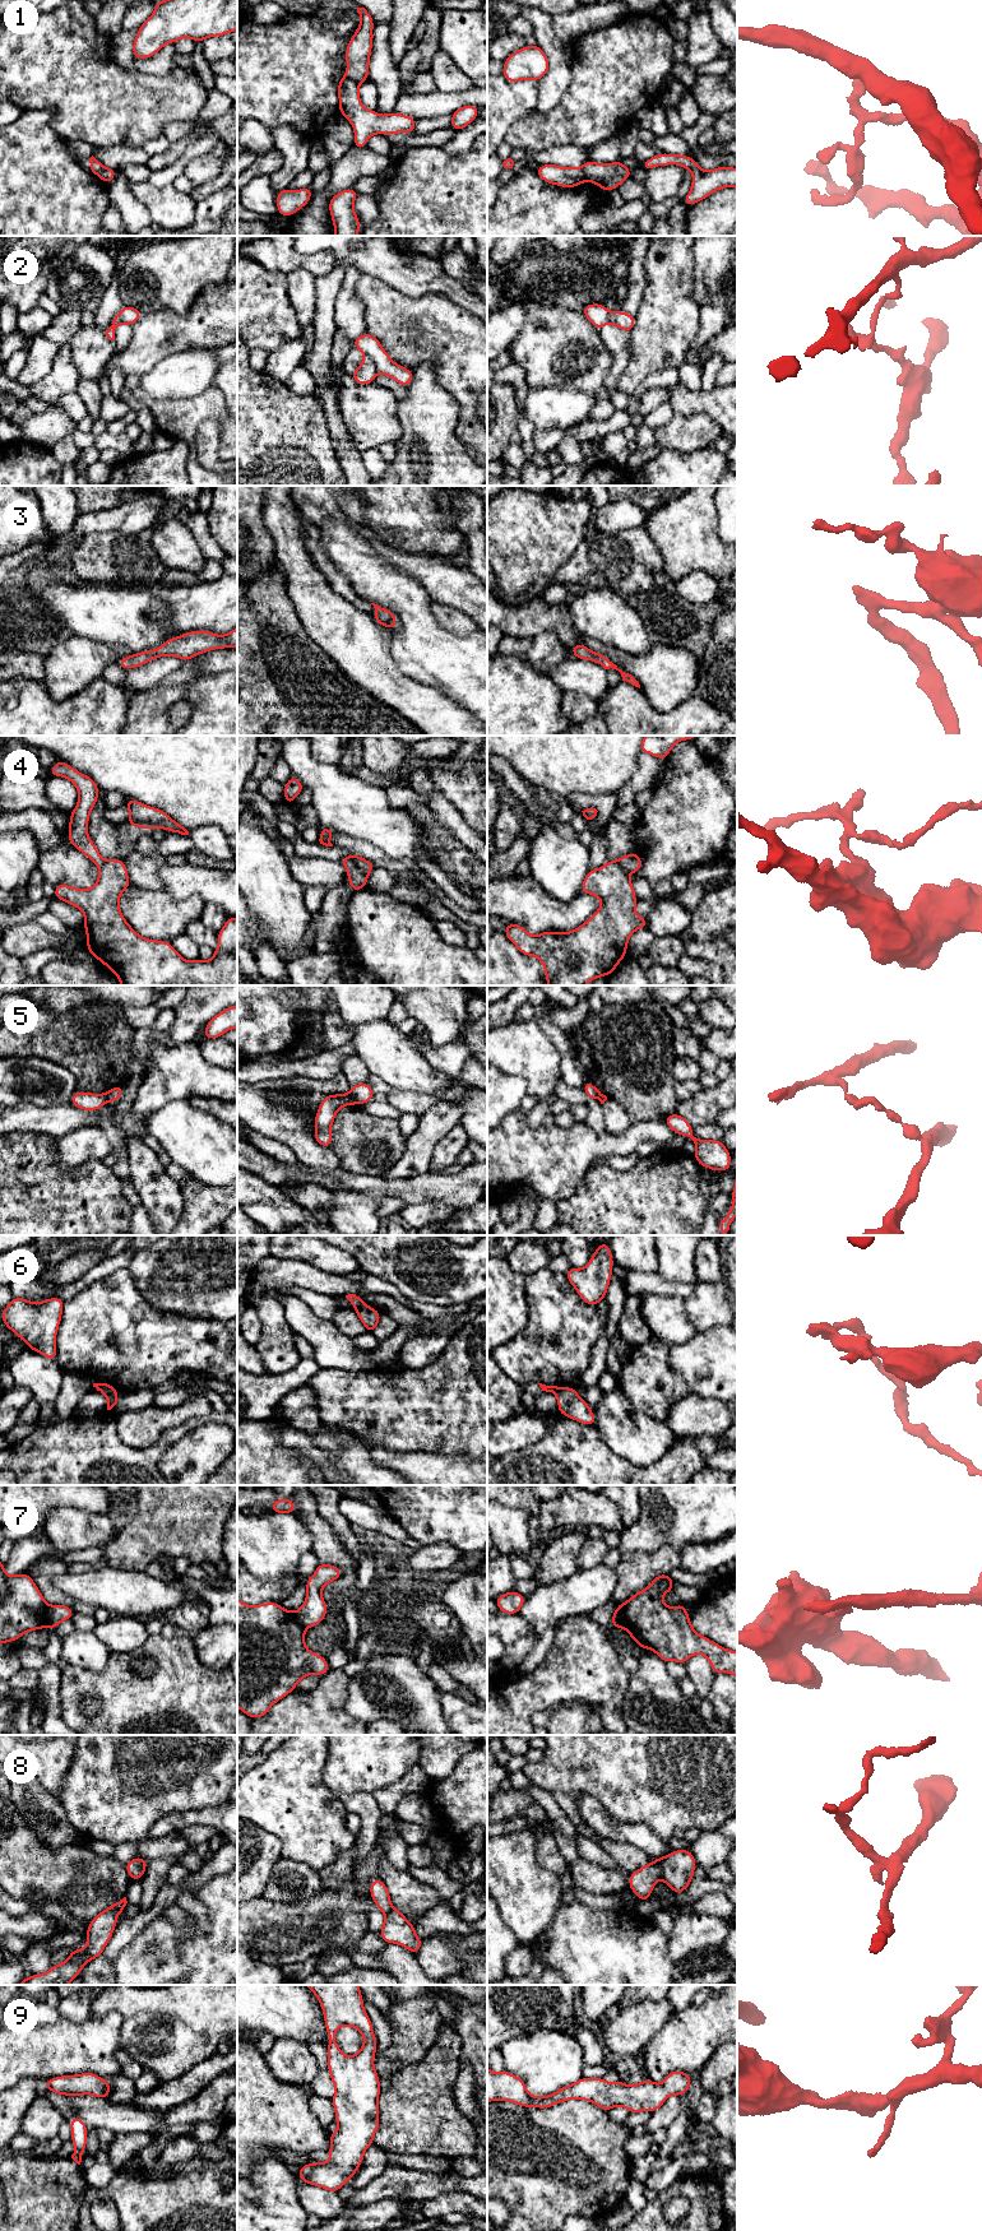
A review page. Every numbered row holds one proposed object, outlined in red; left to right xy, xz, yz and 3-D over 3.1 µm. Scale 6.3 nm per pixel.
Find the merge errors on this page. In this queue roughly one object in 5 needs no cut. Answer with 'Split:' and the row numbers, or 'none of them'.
Split: 1, 2, 4, 5, 6, 7, 8

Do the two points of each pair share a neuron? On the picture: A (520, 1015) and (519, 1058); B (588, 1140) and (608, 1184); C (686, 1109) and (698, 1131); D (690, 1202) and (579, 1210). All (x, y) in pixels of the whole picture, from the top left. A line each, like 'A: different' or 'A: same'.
A: different
B: different
C: different
D: same

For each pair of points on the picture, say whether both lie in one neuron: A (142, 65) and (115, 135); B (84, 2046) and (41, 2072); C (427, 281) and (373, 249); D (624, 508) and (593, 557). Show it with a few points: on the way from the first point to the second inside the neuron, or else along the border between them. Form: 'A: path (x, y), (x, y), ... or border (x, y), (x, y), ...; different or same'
A: border (133, 65), (154, 75), (170, 70); different
B: path (74, 2048), (65, 2048), (51, 2062); same
C: path (413, 274), (403, 273), (387, 263); same
D: border (593, 524), (600, 530), (607, 533), (637, 528); different

